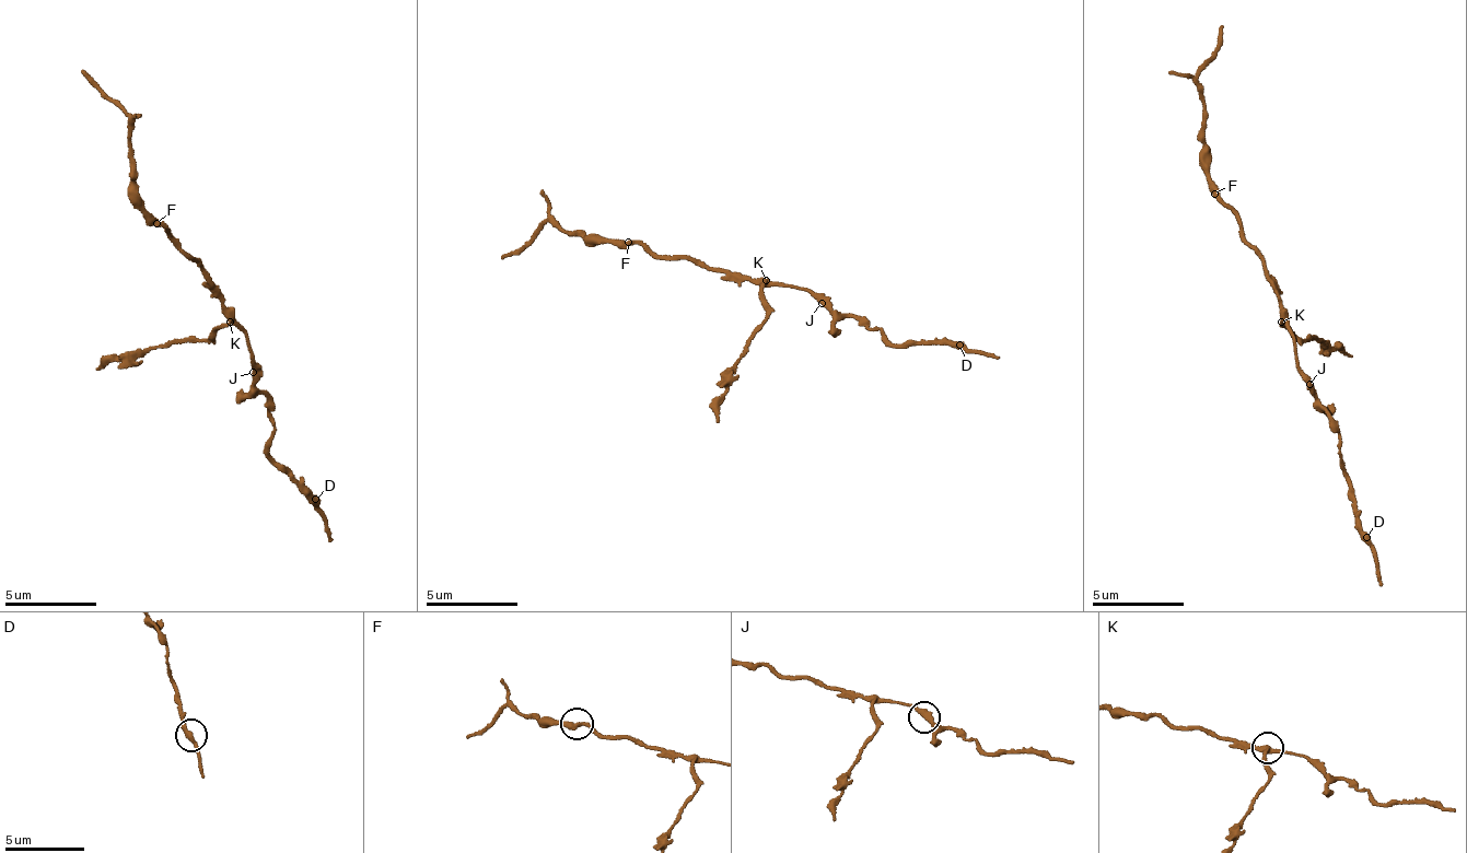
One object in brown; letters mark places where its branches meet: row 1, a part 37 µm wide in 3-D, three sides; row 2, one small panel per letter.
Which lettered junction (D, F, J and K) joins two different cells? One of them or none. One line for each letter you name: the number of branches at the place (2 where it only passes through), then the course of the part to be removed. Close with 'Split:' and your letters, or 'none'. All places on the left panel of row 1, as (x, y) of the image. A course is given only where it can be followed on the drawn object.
K: branches 3; course (230, 320), (204, 338), (166, 339), (129, 359), (96, 367)
Split: K

